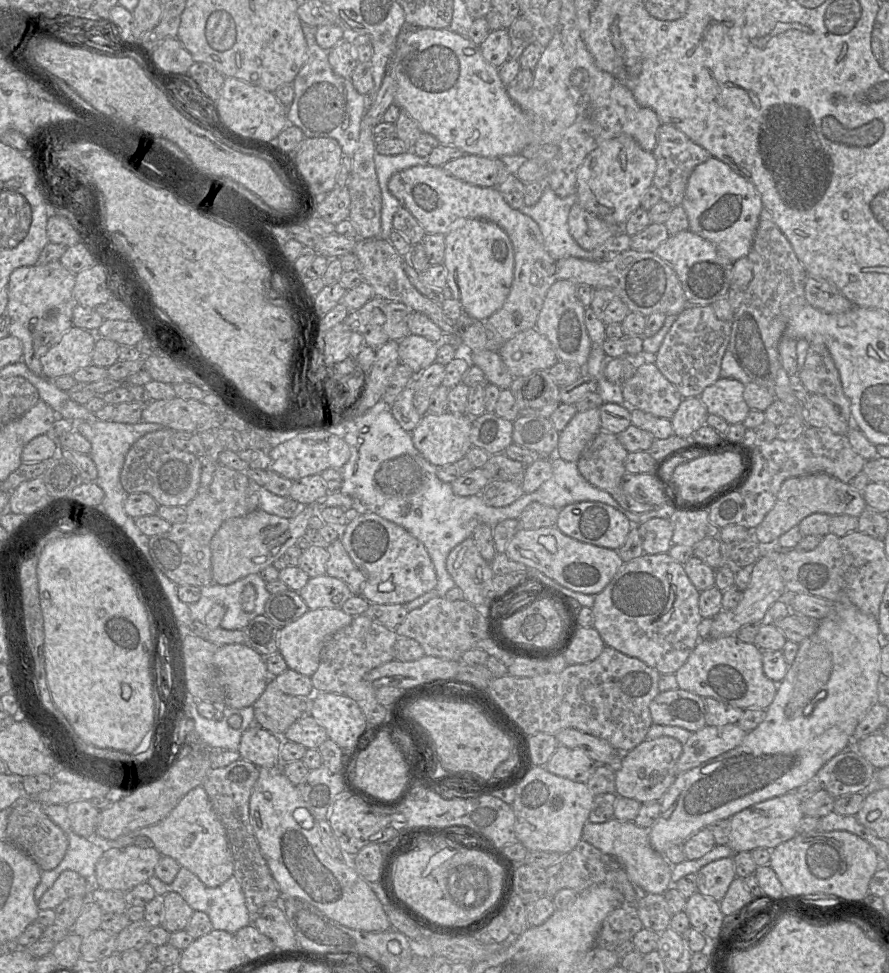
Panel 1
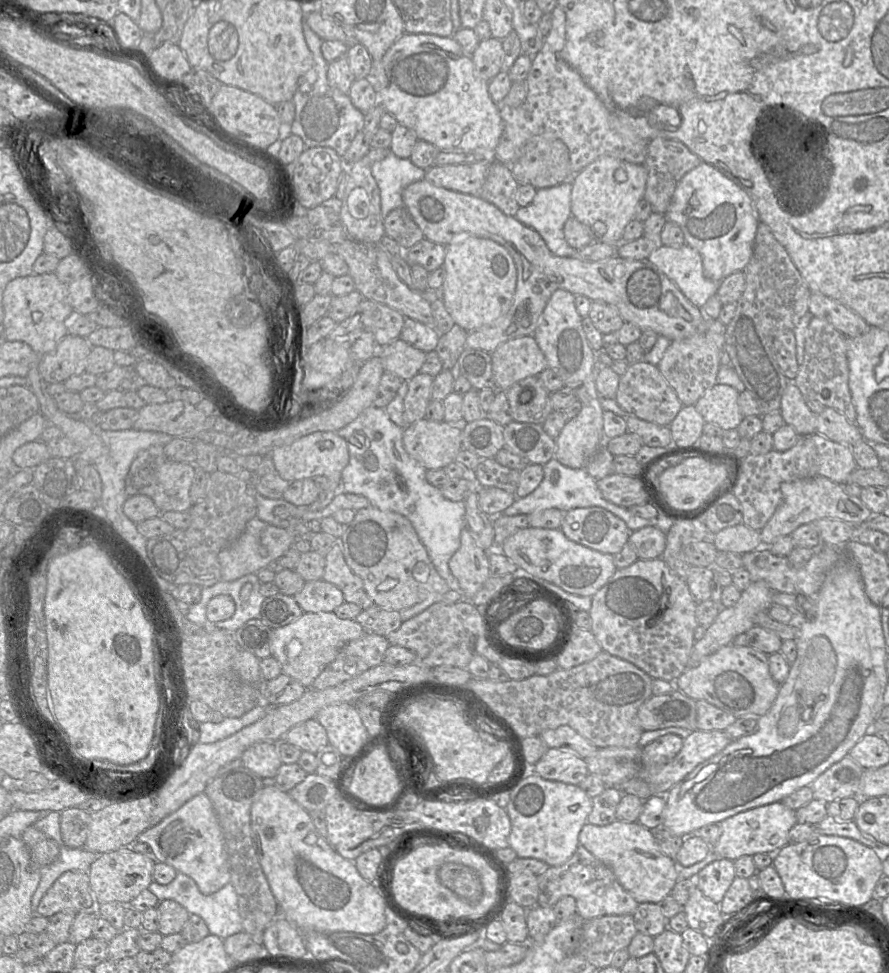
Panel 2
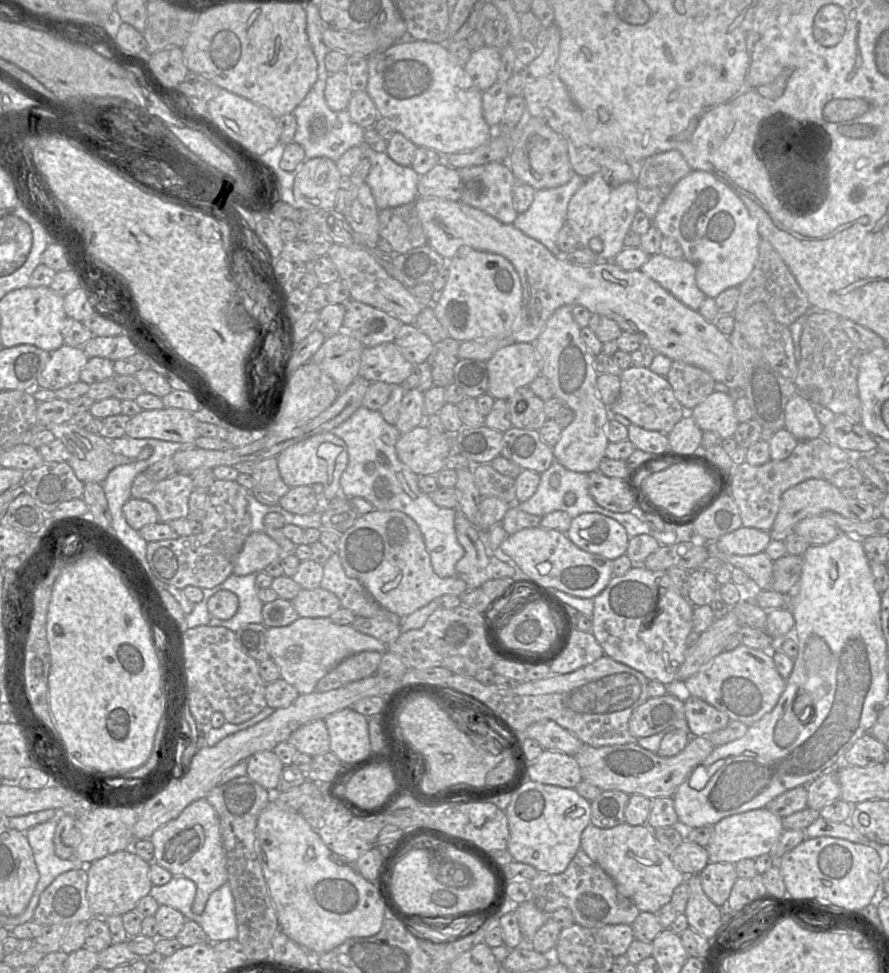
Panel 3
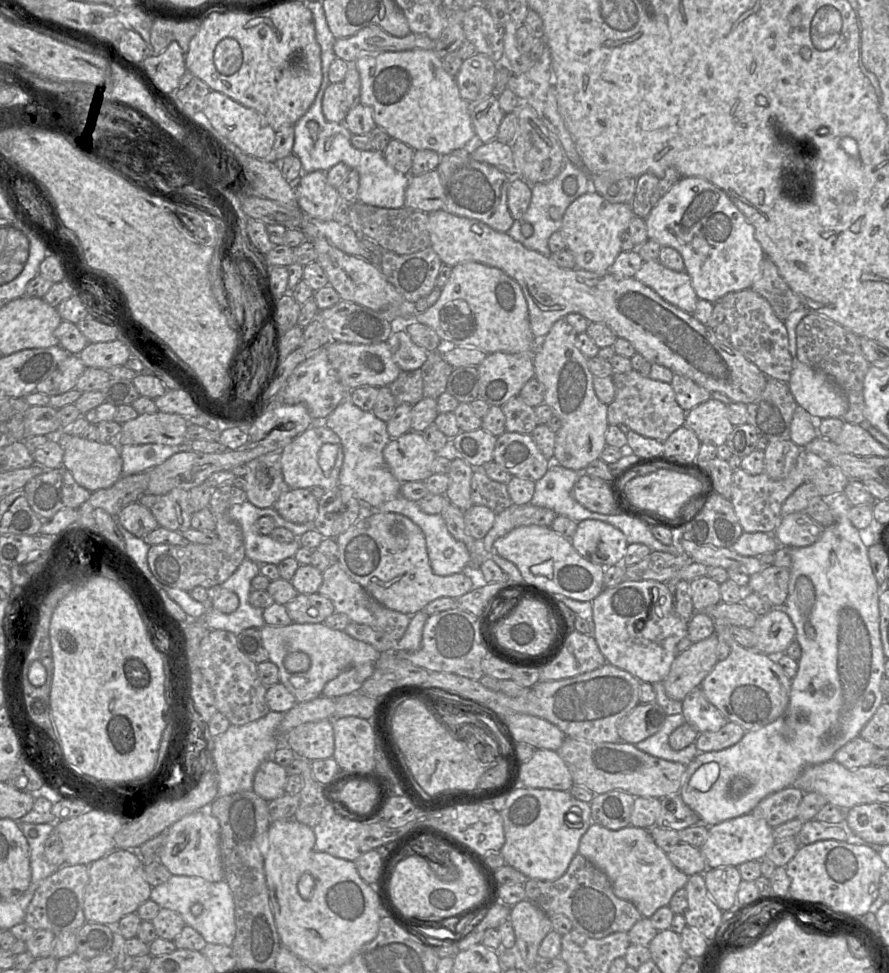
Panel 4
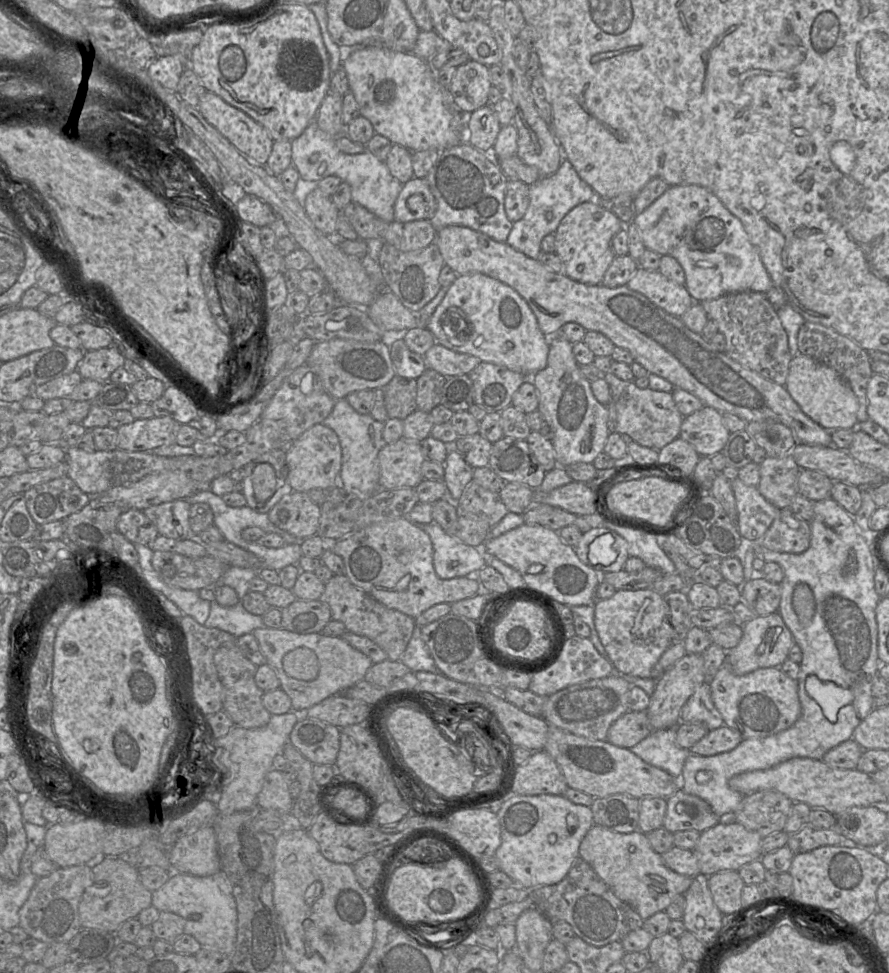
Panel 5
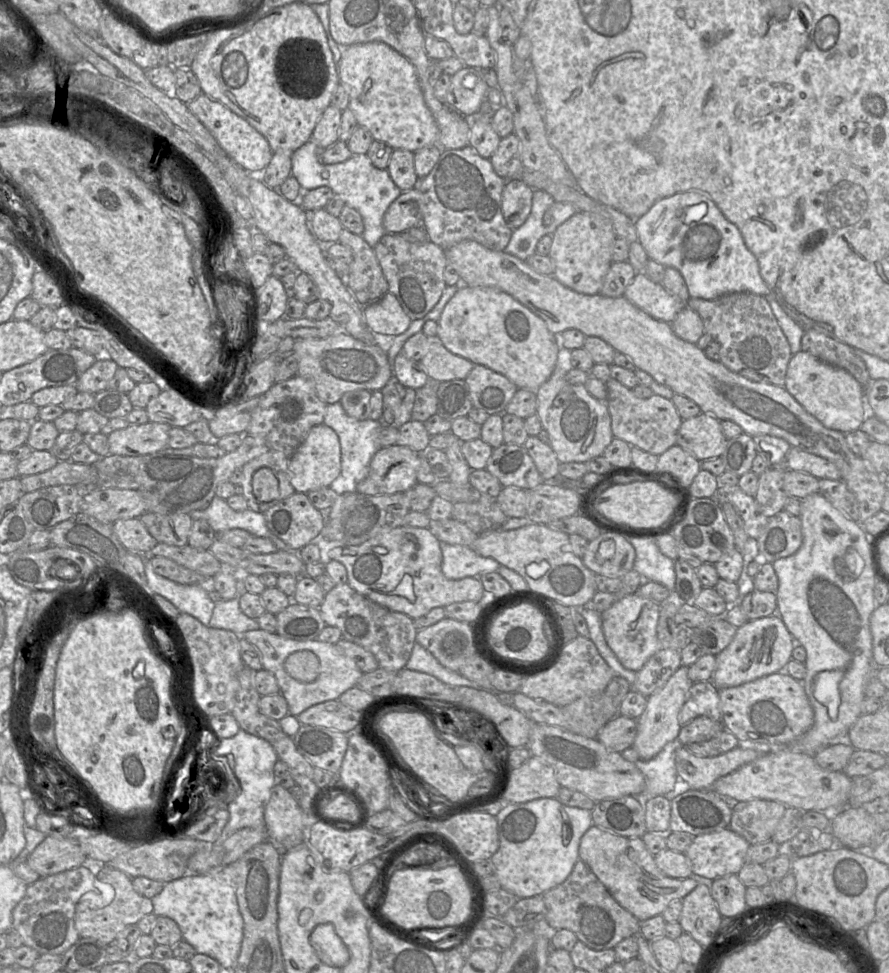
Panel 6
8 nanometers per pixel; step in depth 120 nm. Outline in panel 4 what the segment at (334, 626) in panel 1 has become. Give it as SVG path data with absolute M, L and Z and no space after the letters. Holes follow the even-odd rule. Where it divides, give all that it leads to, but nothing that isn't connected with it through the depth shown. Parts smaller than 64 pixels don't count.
M291 623L283 627L265 624L260 633L268 660L278 668L279 682L295 697L296 702L307 702L319 697L325 684L341 672L366 662L375 662L381 654L372 645L349 636L344 630L331 629L324 623Z

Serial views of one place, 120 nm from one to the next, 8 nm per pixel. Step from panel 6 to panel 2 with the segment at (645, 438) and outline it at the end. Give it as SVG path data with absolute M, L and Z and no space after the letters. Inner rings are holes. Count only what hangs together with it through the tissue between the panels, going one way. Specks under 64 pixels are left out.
M644 360L629 364L626 372L620 376L615 400L627 413L663 426L669 426L683 407L675 390L663 378L658 367Z

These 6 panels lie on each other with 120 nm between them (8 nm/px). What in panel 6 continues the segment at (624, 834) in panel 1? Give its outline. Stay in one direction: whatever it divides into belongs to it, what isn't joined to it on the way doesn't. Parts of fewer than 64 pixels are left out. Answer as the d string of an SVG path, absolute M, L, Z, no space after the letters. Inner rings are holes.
M595 825L581 837L579 859L591 869L612 897L640 922L661 915L672 901L682 900L699 883L693 875L683 879L665 875L642 838L620 836Z

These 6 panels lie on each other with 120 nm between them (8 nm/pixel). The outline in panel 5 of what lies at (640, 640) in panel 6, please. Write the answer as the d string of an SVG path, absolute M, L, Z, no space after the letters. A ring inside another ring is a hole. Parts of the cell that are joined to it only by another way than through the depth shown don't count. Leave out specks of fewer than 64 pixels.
M650 588L616 590L607 599L594 602L594 624L614 671L622 676L653 677L653 669L672 644L672 626L667 621L663 596Z

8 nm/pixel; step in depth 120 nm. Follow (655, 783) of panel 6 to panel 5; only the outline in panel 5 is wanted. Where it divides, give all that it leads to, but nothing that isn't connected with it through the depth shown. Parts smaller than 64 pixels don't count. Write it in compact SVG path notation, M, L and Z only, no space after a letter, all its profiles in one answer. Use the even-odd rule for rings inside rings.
M677 726L652 731L646 738L630 748L645 762L680 777L684 762L691 754L680 747L675 740Z

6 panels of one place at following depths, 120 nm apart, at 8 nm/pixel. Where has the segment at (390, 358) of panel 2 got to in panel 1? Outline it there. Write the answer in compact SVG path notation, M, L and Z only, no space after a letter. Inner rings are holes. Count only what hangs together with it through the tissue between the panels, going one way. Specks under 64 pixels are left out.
M409 334L398 343L400 363L409 366L415 374L436 362L438 344L423 336Z

